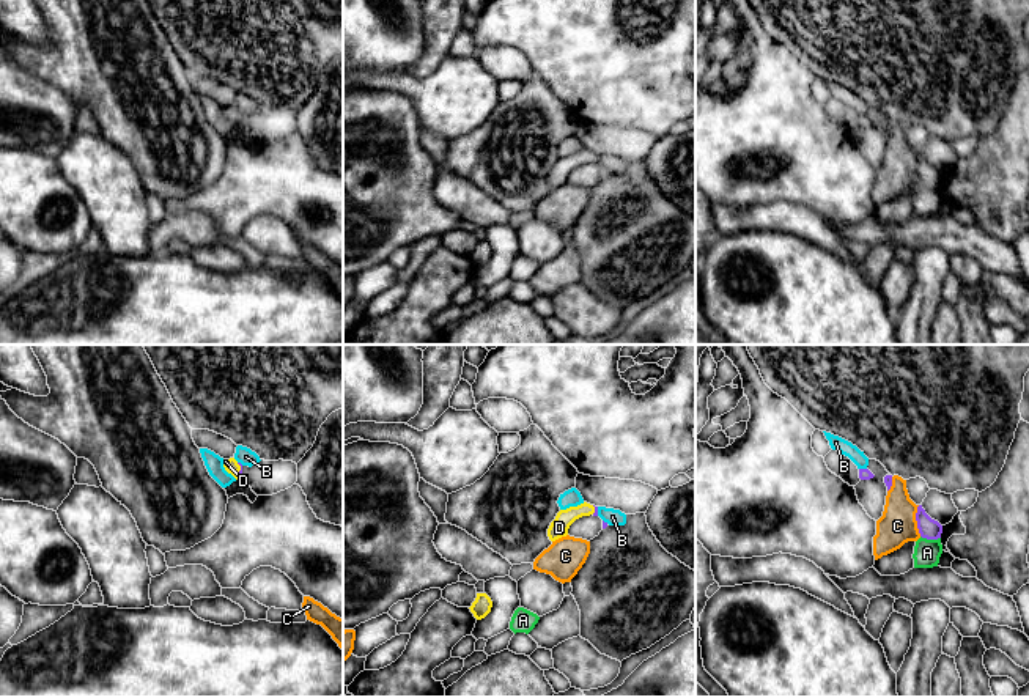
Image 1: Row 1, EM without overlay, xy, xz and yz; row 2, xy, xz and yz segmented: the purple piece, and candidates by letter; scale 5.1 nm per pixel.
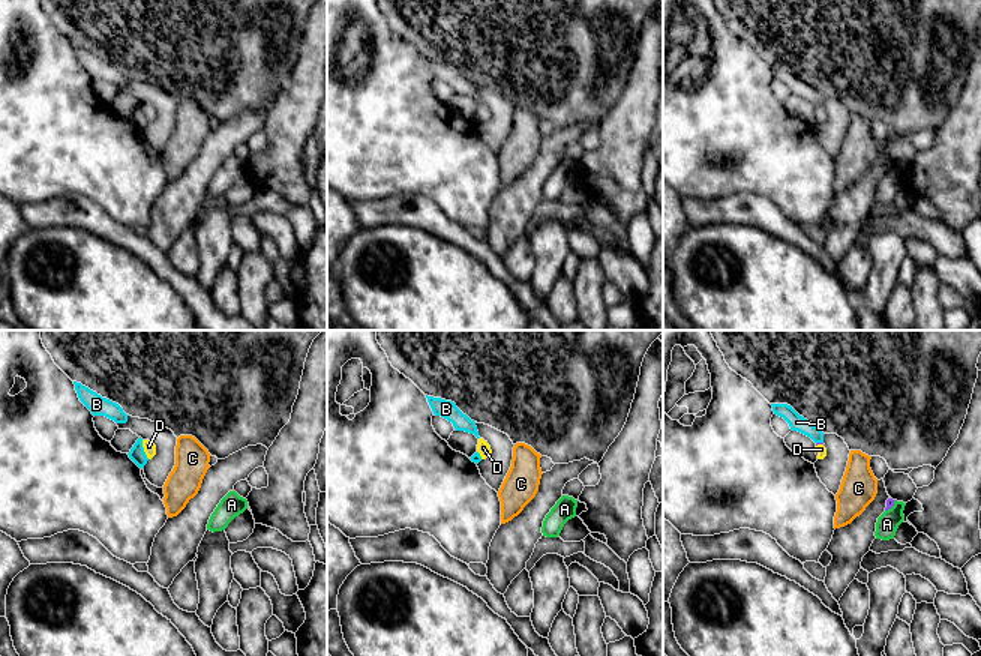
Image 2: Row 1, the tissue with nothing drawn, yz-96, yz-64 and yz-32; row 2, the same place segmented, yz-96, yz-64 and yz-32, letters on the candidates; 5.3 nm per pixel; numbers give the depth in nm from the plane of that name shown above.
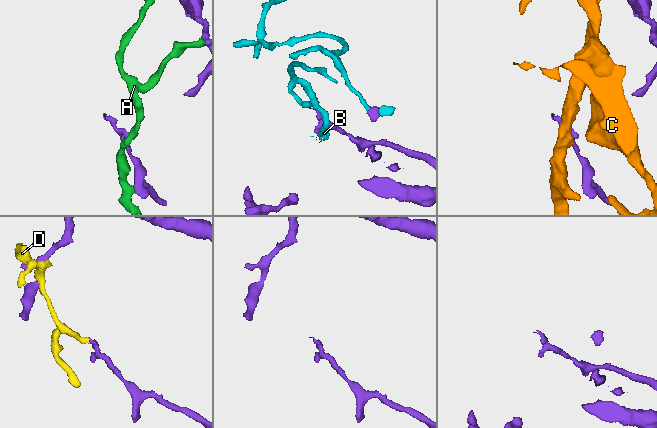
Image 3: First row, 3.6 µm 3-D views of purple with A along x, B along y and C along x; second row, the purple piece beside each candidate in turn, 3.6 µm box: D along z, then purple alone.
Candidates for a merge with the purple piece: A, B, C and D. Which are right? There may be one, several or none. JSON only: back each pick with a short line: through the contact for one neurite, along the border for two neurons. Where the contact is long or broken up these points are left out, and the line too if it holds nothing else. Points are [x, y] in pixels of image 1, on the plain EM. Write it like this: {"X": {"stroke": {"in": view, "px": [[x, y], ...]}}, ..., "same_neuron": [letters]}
{"D": {"stroke": {"in": "xy", "px": [[238, 110], [241, 117], [232, 114]]}}, "same_neuron": ["D"]}

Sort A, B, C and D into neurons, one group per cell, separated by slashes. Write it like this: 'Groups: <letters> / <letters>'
Groups: A / B / C / D

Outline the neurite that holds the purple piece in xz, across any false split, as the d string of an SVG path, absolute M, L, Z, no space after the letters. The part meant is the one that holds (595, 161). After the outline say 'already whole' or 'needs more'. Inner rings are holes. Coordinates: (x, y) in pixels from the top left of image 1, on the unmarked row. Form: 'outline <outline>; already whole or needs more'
outline M584 149L577 154L570 154L566 157L560 157L548 176L549 187L555 189L562 184L566 184L570 173L576 167L579 167L582 164L590 164L590 162L598 164L598 154L593 154L587 149Z; needs more

